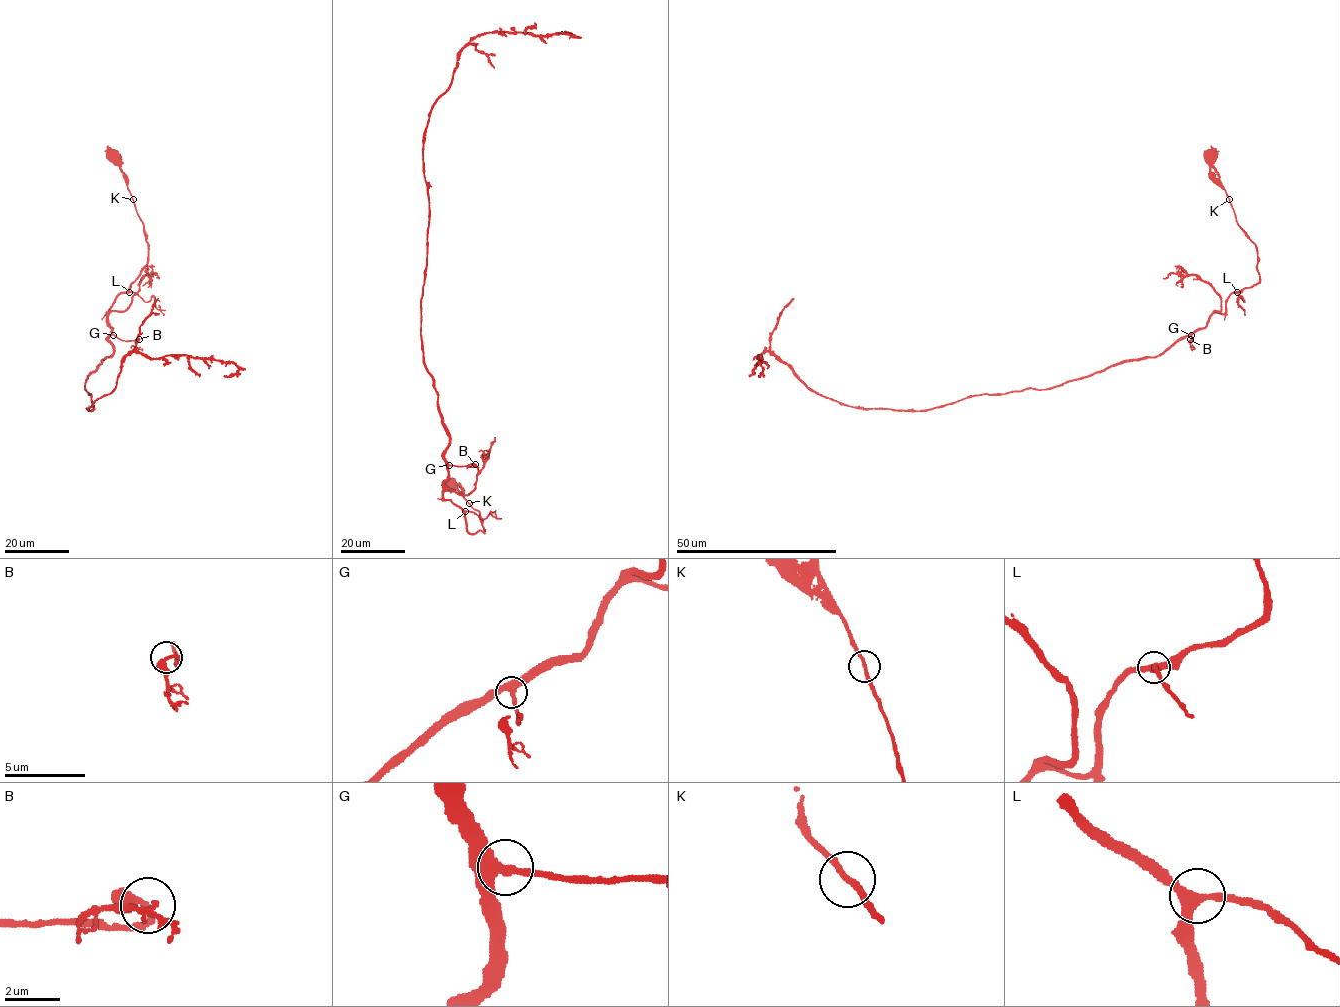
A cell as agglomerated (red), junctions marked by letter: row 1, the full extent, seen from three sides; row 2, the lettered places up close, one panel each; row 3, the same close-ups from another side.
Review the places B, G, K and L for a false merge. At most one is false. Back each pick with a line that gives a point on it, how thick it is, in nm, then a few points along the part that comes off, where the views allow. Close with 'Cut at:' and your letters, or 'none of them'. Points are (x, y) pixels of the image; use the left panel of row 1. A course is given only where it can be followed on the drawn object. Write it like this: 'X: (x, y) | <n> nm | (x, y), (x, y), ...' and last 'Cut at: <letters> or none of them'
Cut at: none of them

